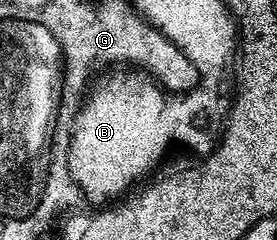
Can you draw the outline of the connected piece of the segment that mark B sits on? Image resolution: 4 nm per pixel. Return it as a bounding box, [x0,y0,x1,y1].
[70,69,231,205]

